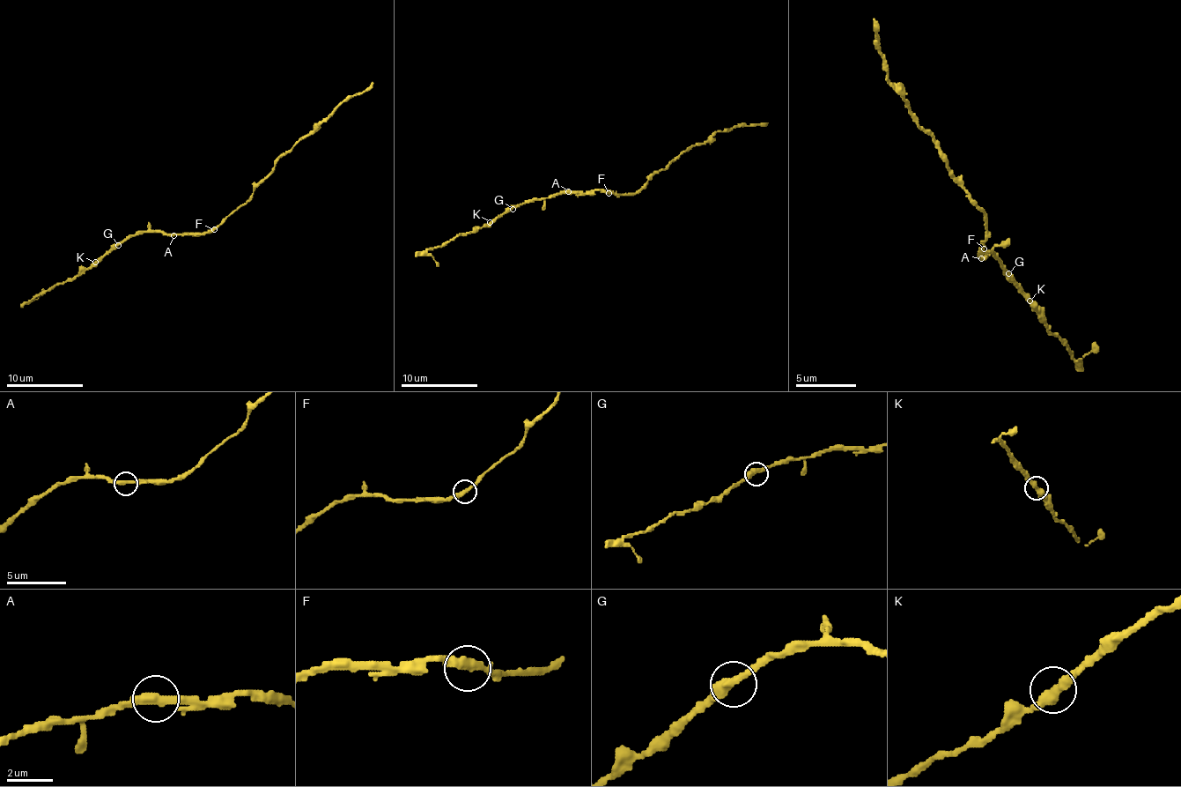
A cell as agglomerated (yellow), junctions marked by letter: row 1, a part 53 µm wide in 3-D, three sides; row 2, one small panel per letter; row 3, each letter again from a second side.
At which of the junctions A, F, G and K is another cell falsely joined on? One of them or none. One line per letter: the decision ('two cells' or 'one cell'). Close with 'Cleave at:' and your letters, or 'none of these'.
A: one cell
F: one cell
G: one cell
K: one cell
Cleave at: none of these

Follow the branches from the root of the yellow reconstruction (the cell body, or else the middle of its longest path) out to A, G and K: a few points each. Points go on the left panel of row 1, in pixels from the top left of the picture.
A: (212, 231), (173, 235)
G: (212, 231), (137, 231), (128, 235), (118, 245)
K: (212, 231), (137, 231), (116, 243), (95, 262)

